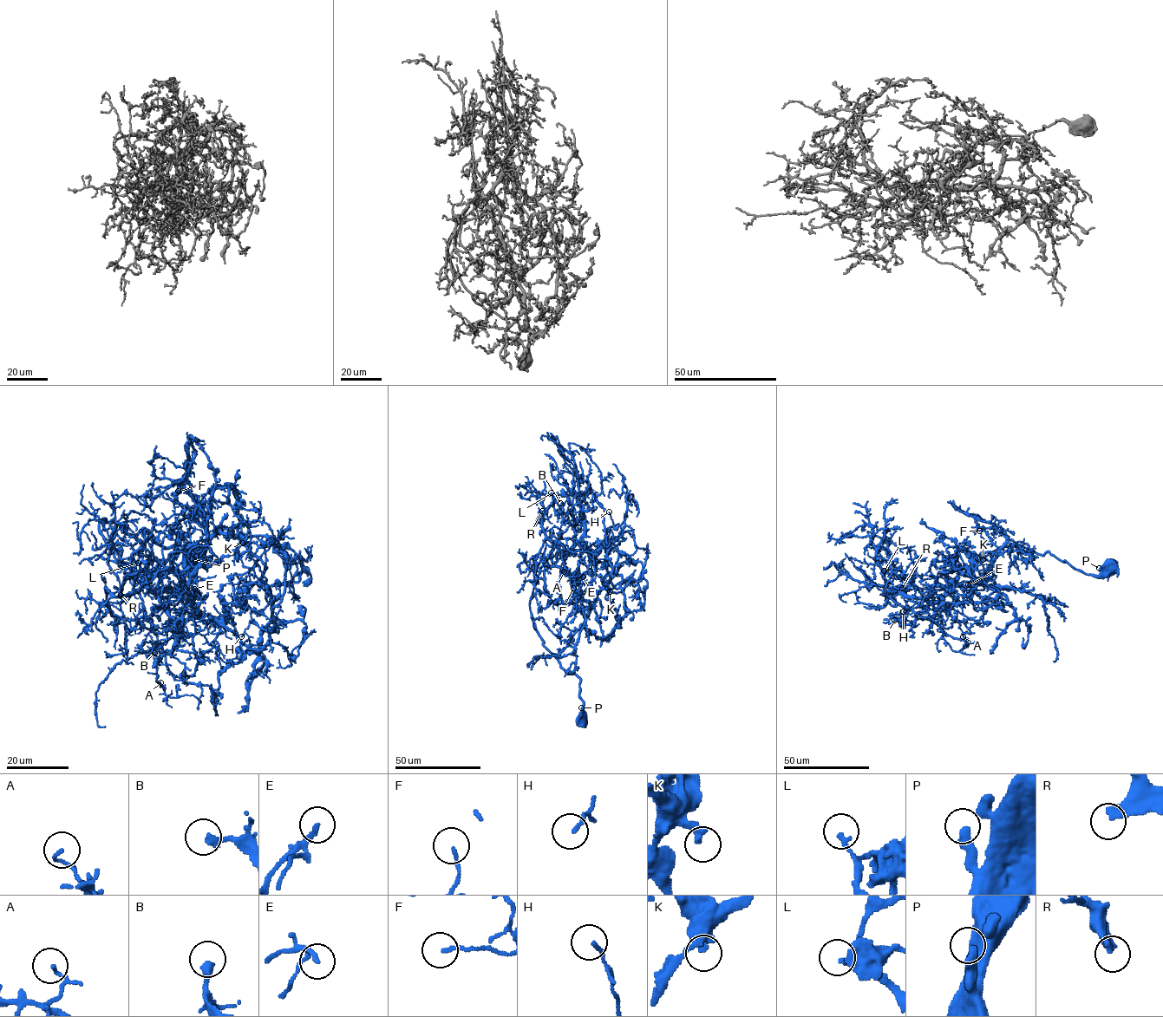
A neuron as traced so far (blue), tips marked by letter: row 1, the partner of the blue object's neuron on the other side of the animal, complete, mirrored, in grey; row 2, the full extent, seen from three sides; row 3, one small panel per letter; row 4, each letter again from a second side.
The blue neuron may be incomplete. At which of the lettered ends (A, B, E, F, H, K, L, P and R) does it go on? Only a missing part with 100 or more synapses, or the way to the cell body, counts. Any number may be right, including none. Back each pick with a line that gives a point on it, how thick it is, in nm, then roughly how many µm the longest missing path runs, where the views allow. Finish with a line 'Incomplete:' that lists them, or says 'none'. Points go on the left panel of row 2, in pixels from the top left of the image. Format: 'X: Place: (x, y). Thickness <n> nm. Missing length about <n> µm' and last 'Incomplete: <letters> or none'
R: Place: (120, 595). Thickness 320 nm. Missing length about 70 µm
Incomplete: R

